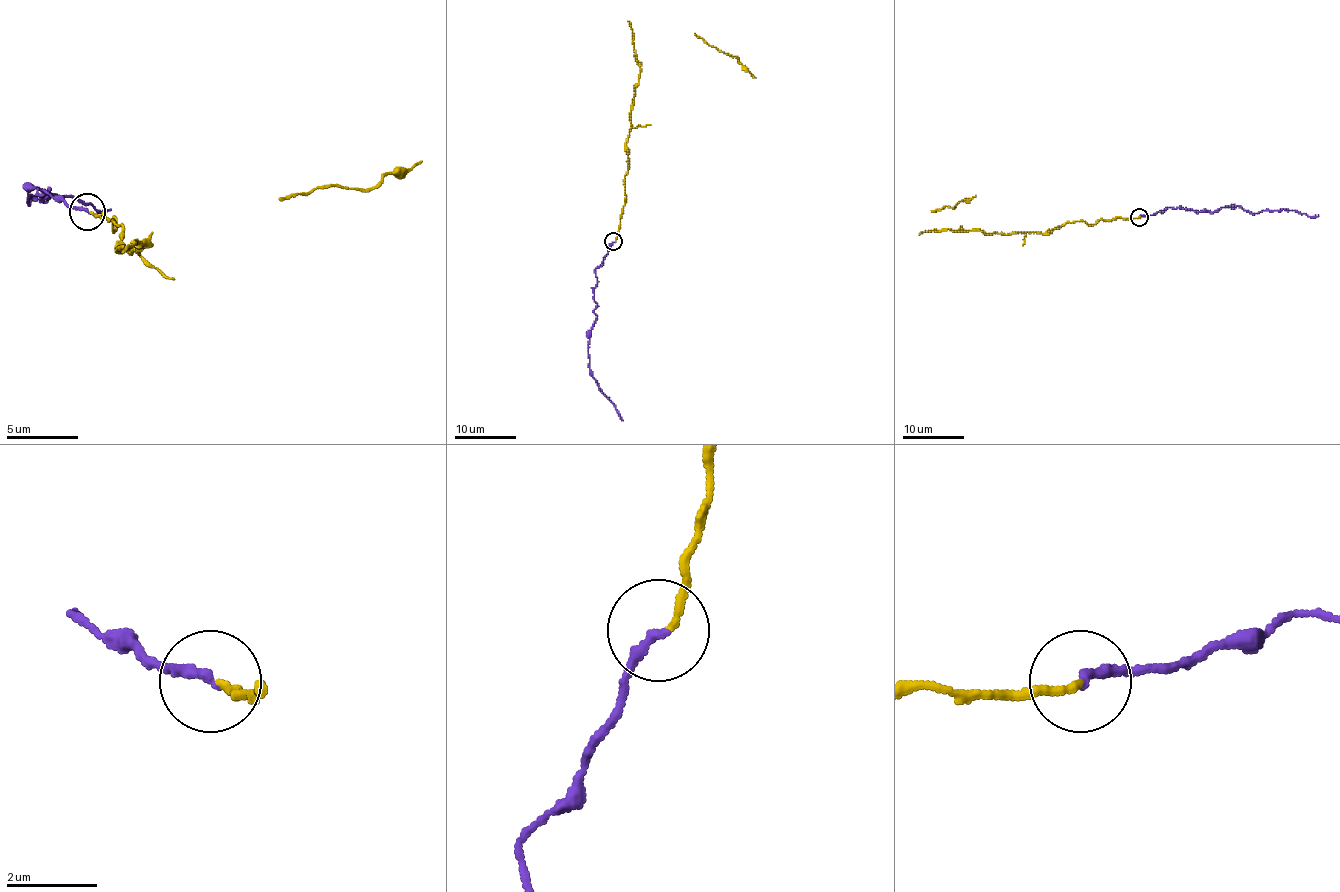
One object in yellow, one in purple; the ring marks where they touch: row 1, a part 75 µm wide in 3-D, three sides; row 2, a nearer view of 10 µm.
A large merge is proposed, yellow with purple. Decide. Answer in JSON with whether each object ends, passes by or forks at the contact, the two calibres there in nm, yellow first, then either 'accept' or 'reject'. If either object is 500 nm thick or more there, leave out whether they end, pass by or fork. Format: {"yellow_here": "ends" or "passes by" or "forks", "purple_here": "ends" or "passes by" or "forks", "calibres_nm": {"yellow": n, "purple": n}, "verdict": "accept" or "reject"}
{"yellow_here": "ends", "purple_here": "ends", "calibres_nm": {"yellow": 160, "purple": 220}, "verdict": "accept"}

